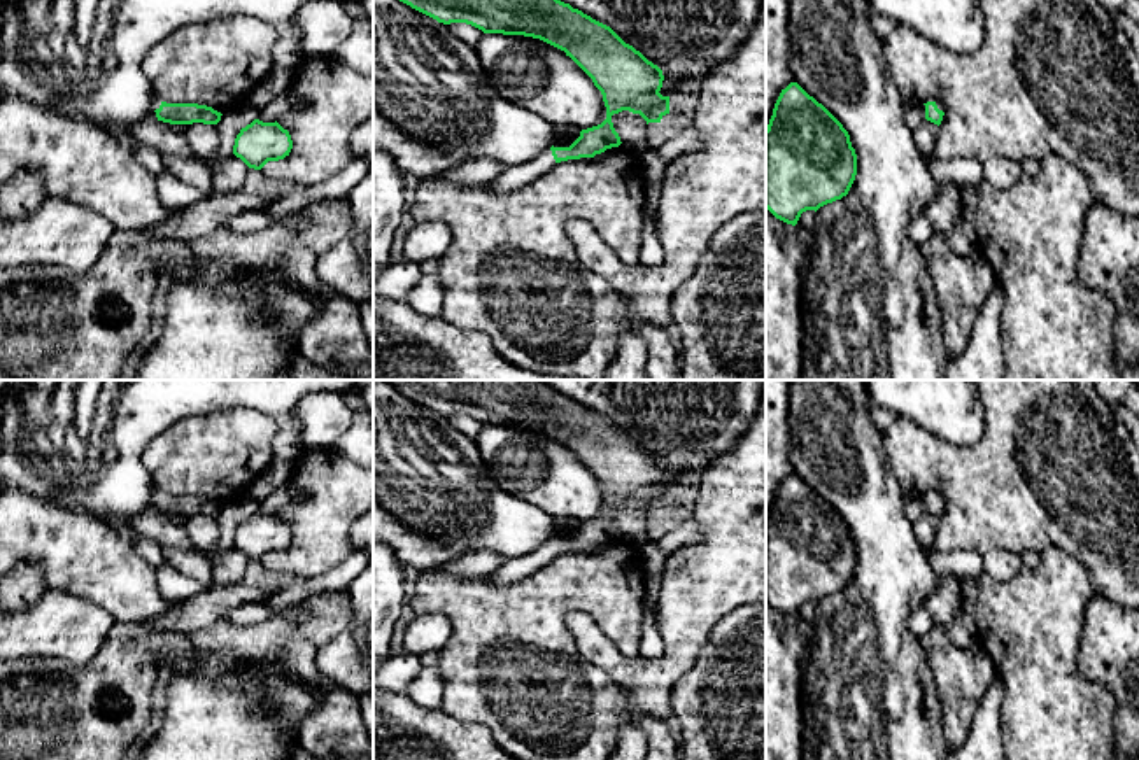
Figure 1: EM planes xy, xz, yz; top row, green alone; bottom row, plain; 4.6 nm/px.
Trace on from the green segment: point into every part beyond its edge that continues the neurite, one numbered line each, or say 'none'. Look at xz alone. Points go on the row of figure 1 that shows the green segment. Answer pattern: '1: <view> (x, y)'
1: xz (519, 175)

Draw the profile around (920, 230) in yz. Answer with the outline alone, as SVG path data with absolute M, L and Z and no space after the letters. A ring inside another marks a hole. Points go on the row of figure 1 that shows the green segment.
M925 215L913 219L908 228L908 235L909 235L911 242L918 247L922 243L925 243L934 233L936 231Z

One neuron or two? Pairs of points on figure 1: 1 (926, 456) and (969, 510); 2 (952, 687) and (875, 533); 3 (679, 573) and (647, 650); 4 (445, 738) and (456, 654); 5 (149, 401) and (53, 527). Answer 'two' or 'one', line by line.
1: one
2: two
3: two
4: two
5: two

